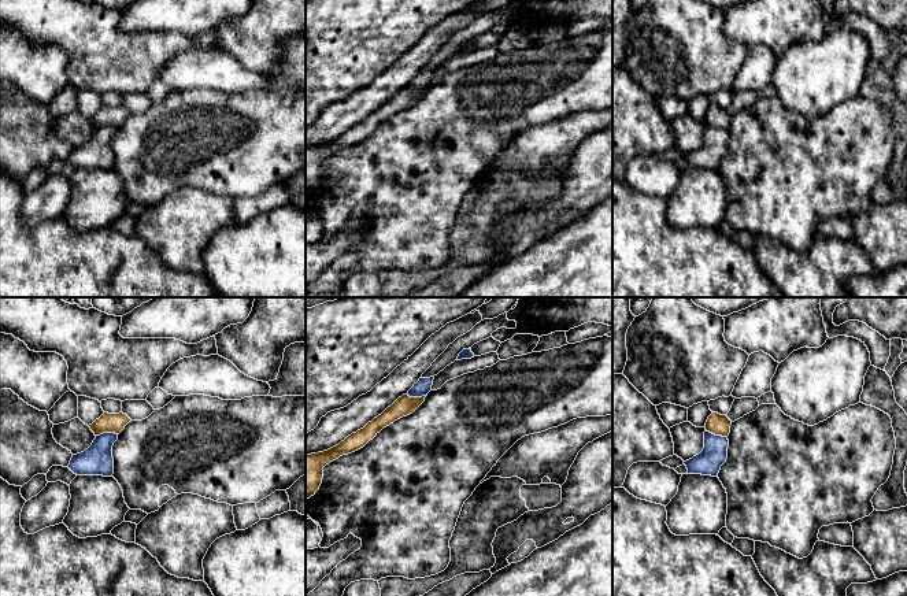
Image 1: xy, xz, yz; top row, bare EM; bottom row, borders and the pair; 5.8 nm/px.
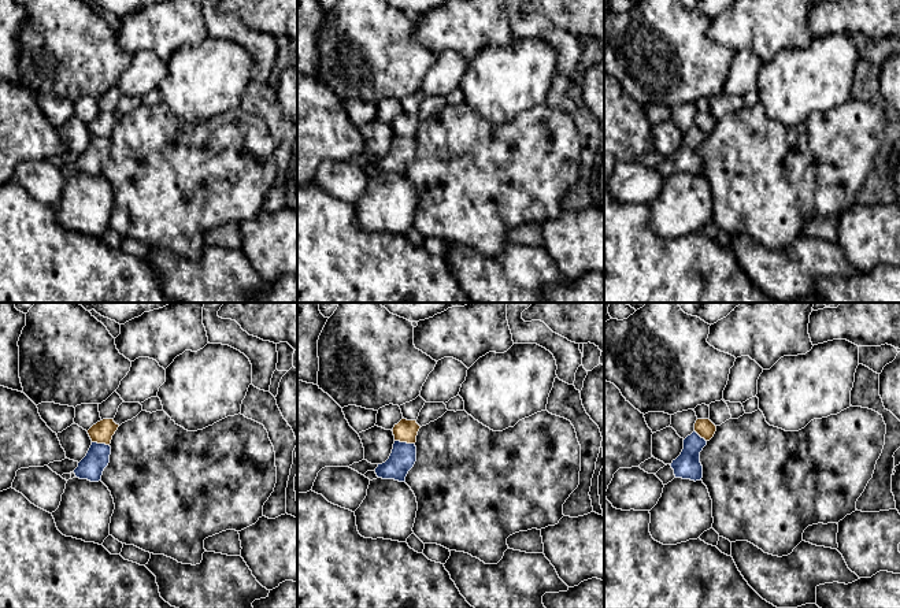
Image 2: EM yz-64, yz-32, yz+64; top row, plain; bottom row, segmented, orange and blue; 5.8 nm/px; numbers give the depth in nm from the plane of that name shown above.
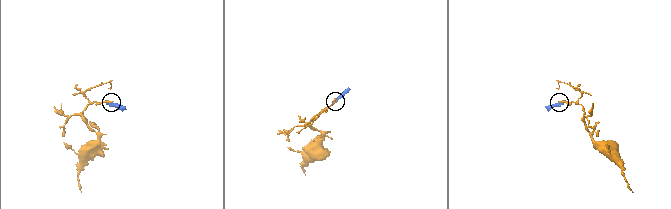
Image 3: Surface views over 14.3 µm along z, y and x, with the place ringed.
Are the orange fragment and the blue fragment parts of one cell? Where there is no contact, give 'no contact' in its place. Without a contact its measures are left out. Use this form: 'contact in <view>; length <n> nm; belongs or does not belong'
contact in xy; length 130 nm; does not belong

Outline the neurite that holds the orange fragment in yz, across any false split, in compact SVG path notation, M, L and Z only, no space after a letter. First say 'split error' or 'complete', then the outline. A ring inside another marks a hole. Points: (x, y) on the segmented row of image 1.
complete; M712 412L706 422L706 430L715 436L728 437L730 433L730 425L732 421L726 415Z

